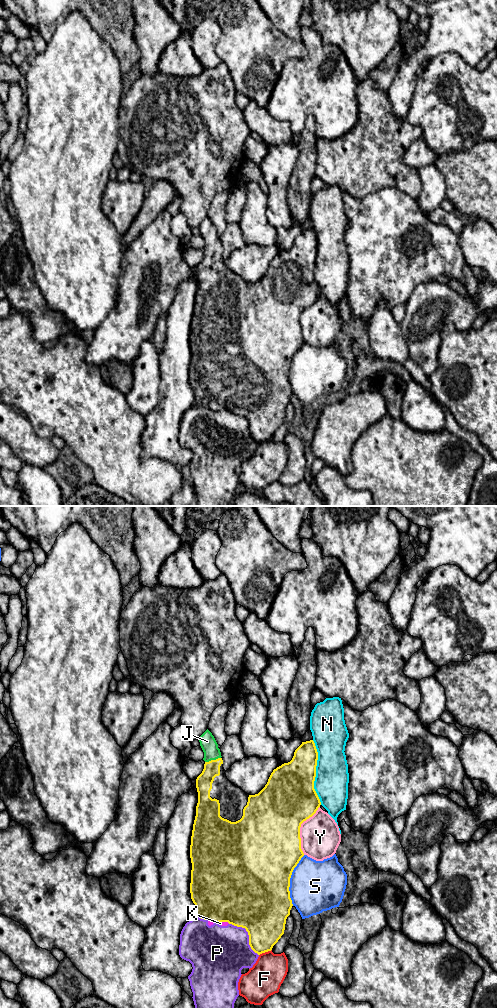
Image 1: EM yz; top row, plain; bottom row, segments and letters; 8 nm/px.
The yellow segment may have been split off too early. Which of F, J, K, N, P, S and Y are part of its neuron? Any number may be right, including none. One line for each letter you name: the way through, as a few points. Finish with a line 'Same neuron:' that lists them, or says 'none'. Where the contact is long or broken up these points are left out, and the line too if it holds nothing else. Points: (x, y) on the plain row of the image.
J: Path across: yz (204, 269), (211, 258), (212, 248), (212, 241), (207, 229)
Same neuron: J

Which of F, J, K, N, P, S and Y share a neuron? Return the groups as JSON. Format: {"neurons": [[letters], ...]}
{"neurons": [["F"], ["J"], ["K", "P"], ["N"], ["S"], ["Y"]]}

